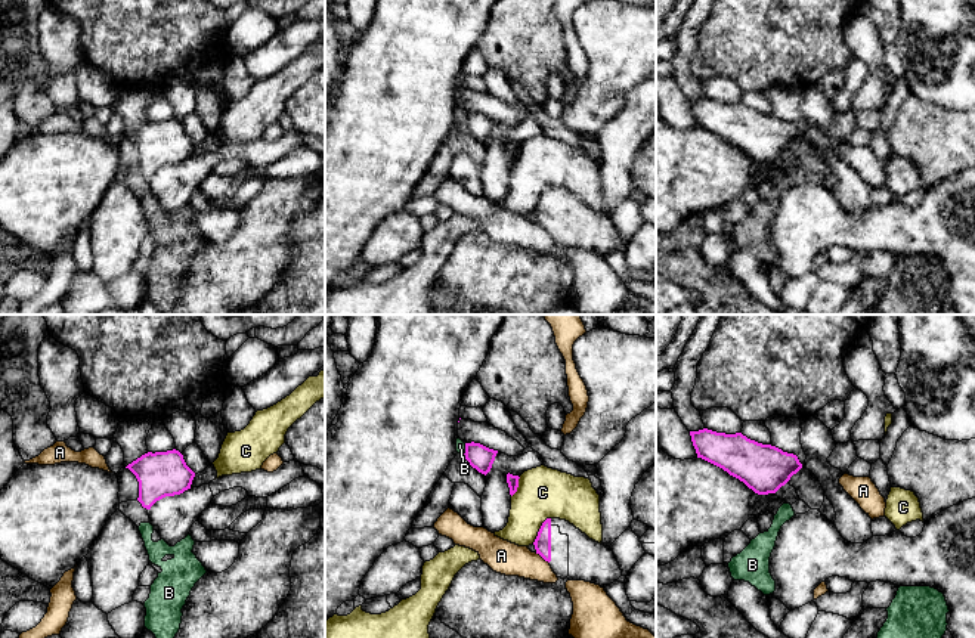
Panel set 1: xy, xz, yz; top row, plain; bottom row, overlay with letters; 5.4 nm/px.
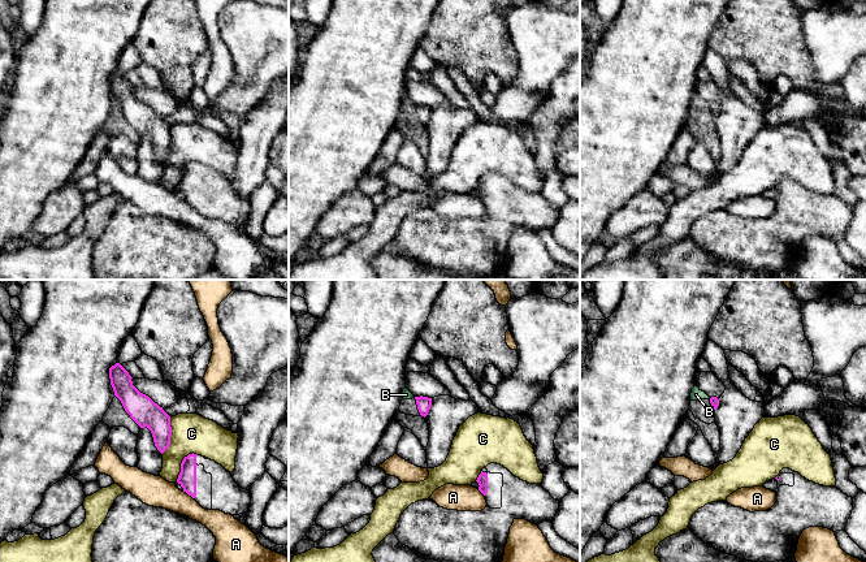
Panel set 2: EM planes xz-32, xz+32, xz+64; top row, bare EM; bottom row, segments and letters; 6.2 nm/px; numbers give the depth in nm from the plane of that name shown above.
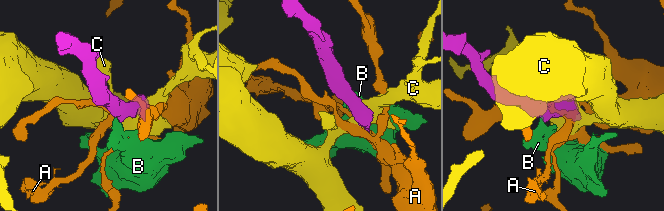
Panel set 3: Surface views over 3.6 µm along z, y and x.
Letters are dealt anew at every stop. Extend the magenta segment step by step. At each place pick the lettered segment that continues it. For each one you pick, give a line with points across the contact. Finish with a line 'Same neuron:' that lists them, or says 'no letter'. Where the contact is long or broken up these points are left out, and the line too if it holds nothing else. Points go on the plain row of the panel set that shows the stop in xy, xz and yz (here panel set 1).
Same neuron: no letter

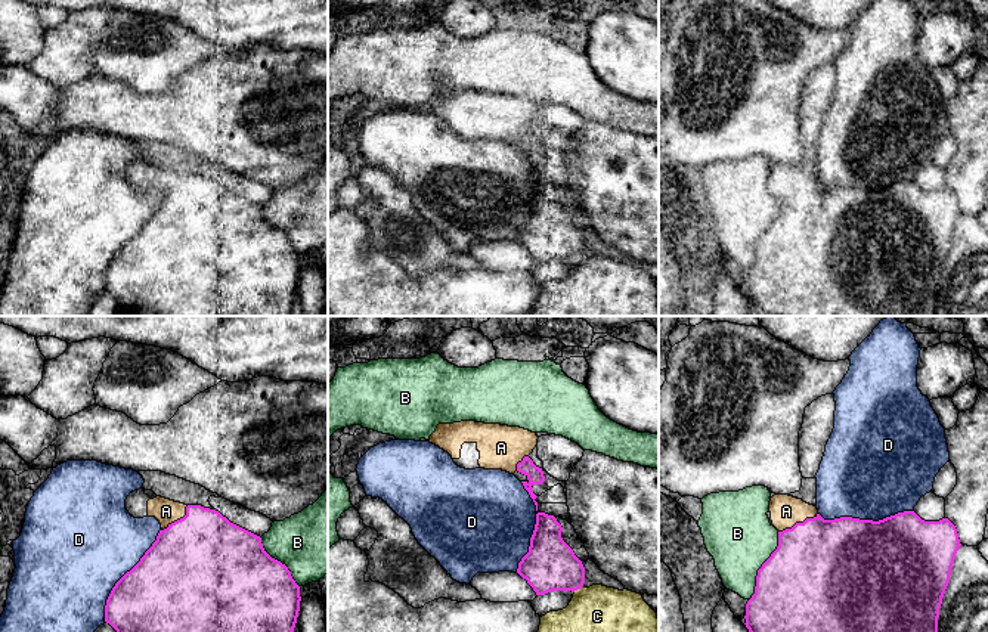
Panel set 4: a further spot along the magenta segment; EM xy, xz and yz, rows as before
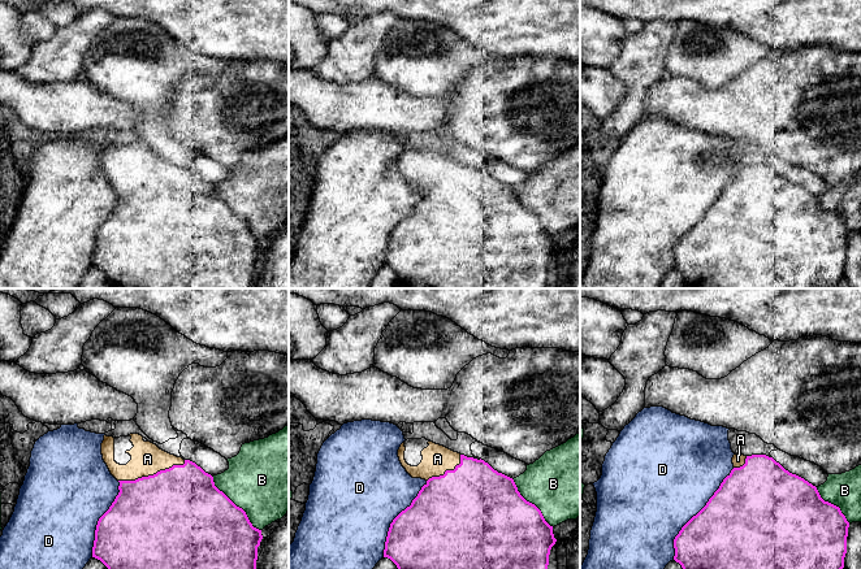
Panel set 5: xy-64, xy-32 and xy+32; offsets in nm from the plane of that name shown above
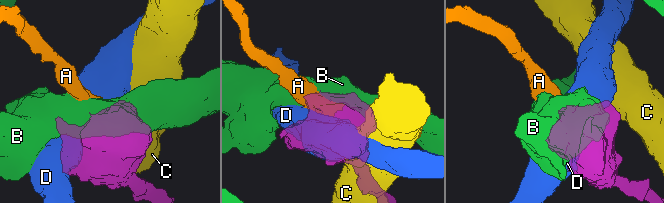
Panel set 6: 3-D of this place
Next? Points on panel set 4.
Same neuron: A

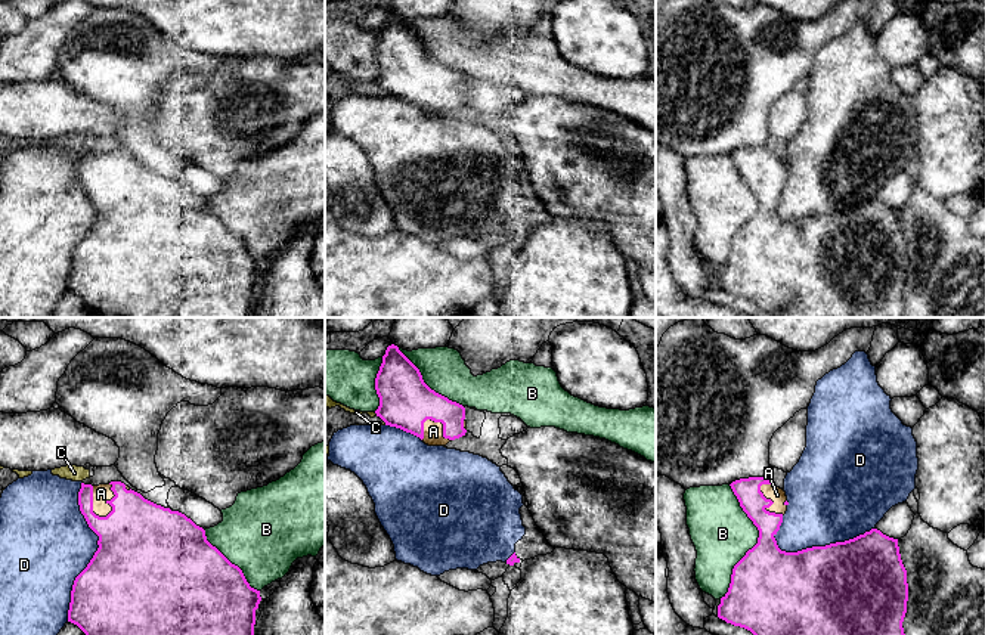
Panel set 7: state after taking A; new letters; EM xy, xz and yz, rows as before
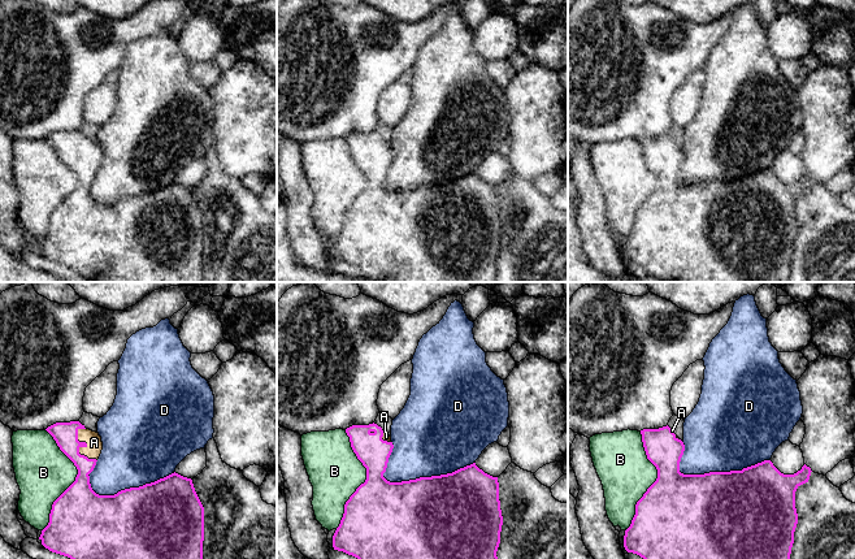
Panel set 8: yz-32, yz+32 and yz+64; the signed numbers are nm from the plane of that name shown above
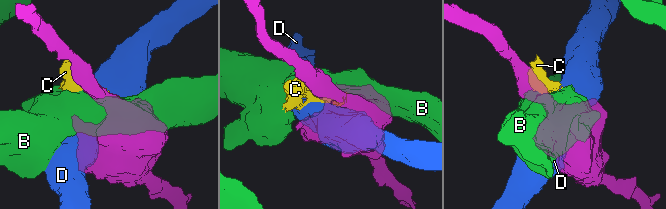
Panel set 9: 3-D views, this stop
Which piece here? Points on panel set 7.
A: way xy (138, 207), (108, 172), (101, 163)
Same neuron: A

